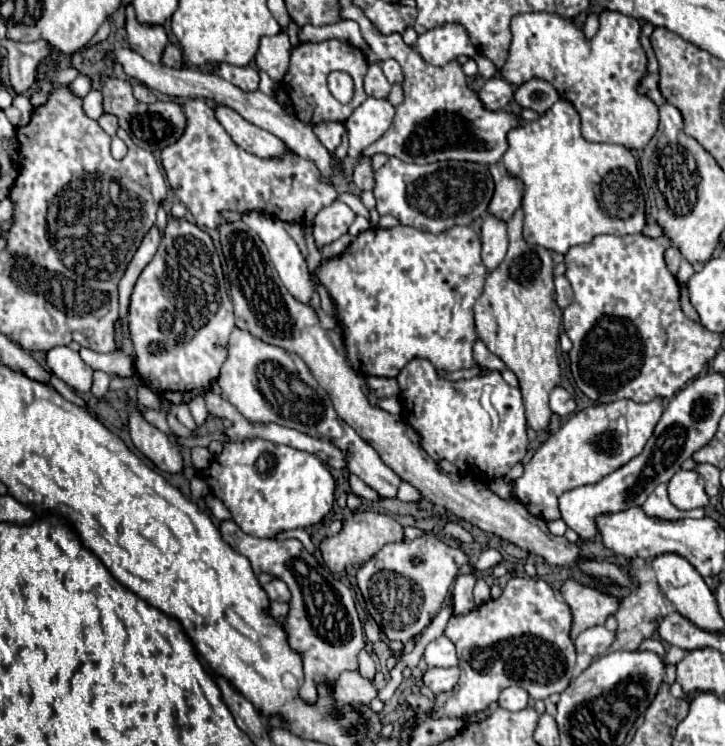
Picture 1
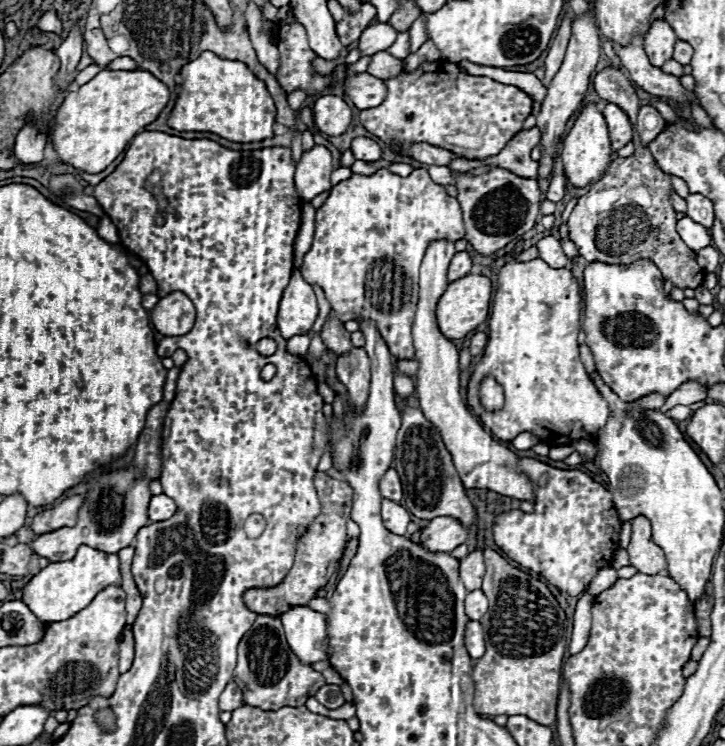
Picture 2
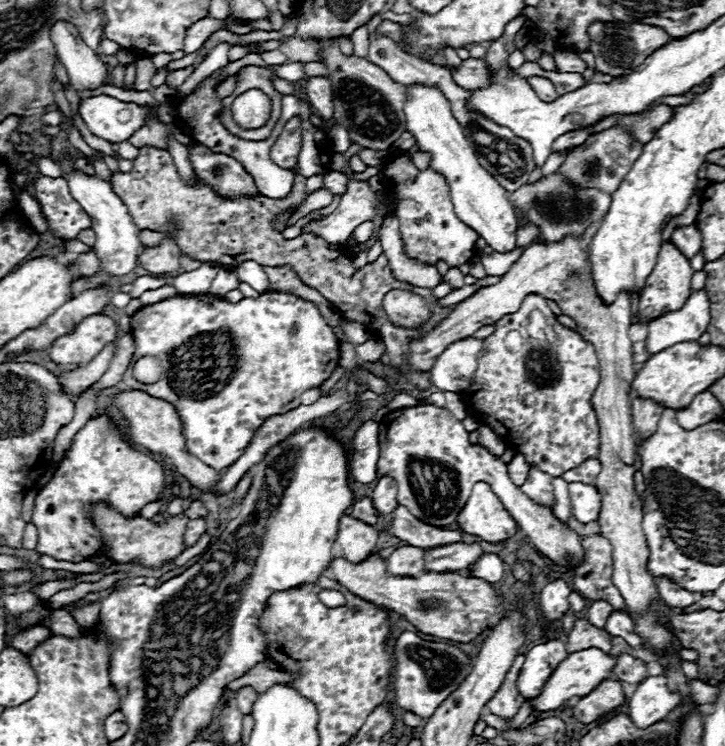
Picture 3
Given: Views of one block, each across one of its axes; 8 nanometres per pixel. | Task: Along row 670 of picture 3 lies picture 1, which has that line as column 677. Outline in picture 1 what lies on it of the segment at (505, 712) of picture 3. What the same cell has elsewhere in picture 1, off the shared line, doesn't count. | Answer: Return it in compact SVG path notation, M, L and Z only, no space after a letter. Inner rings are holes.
M658 486L648 500L644 502L644 512L648 516L656 516L656 518L664 518L664 520L680 520L680 518L702 518L704 516L704 508L694 508L688 512L678 510L670 500L668 500L668 492L666 486Z

